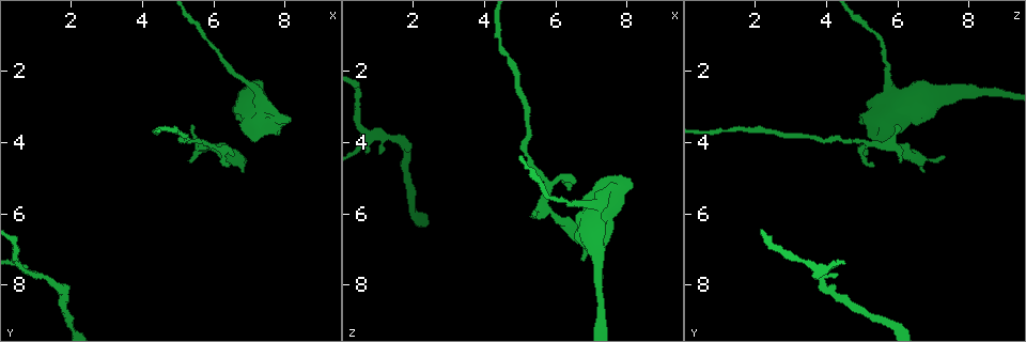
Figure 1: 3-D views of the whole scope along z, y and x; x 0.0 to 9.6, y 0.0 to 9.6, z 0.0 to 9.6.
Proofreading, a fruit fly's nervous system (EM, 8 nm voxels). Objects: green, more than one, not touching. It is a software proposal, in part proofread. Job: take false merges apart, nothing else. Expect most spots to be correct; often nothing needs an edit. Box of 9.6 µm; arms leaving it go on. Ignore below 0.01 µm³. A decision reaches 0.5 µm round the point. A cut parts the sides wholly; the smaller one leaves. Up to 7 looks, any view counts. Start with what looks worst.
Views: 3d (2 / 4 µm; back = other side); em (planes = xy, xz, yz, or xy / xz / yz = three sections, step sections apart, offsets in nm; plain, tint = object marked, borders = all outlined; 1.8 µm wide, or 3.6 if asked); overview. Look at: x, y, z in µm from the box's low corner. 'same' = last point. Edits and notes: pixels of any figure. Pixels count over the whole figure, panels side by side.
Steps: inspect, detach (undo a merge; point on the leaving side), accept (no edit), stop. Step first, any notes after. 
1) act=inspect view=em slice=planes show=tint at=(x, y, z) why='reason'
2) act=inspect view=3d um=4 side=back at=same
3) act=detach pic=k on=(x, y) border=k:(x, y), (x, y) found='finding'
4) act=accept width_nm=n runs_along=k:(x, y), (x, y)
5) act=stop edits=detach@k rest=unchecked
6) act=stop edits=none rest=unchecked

act=inspect view=3d um=4 at=(7.45, 3.45, 5.50) why='sudden change in width'

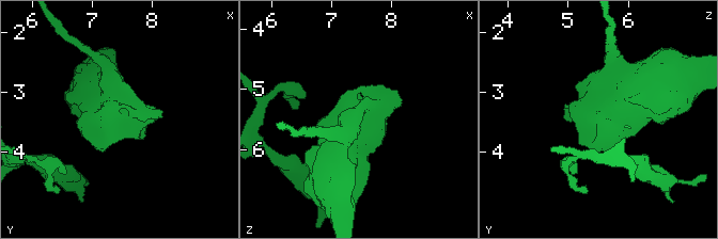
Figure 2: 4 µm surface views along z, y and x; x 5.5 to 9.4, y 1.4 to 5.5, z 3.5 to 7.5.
act=inspect view=em um=3.6 slice=yz step=8 show=plain at=(7.50, 3.45, 5.50)

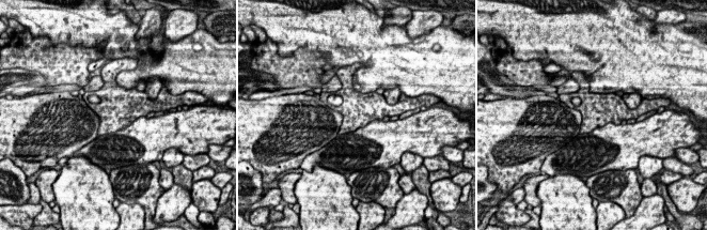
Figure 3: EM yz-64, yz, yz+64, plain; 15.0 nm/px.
act=inspect view=em um=3.6 slice=yz step=8 show=tint at=same why='where the object lies'

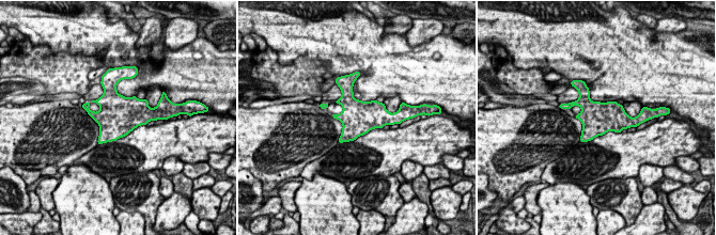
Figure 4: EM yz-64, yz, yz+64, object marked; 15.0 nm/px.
act=accept found='one neuron here'

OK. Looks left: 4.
act=inspect view=3d um=4 at=(0.90, 7.70, 3.80) why='three arms meet'

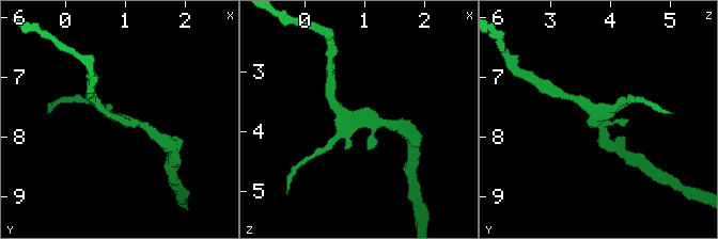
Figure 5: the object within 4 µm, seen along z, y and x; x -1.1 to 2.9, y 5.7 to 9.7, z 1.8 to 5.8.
act=inspect view=em um=3.6 slice=xy step=8 show=plain at=(0.90, 7.70, 3.80) arms=3

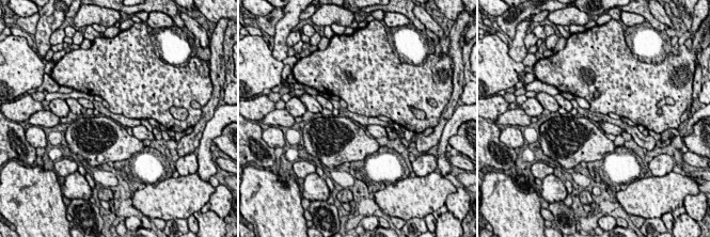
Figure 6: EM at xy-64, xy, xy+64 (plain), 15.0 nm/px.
act=inspect view=em um=3.6 slice=xy step=8 show=tint at=same why='with the object marked'

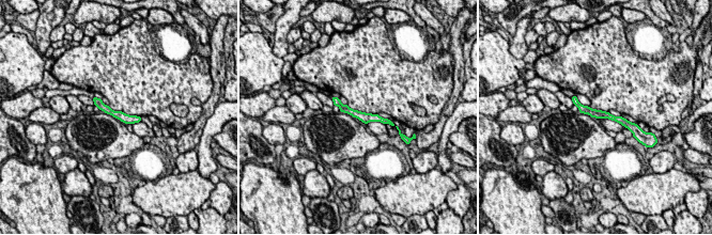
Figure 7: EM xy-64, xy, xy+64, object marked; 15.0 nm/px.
act=accept runs_along=7:(574, 98), (583, 109), (627, 125) found='all the same neuron'

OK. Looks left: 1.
act=stop edits=none rest=unchecked

